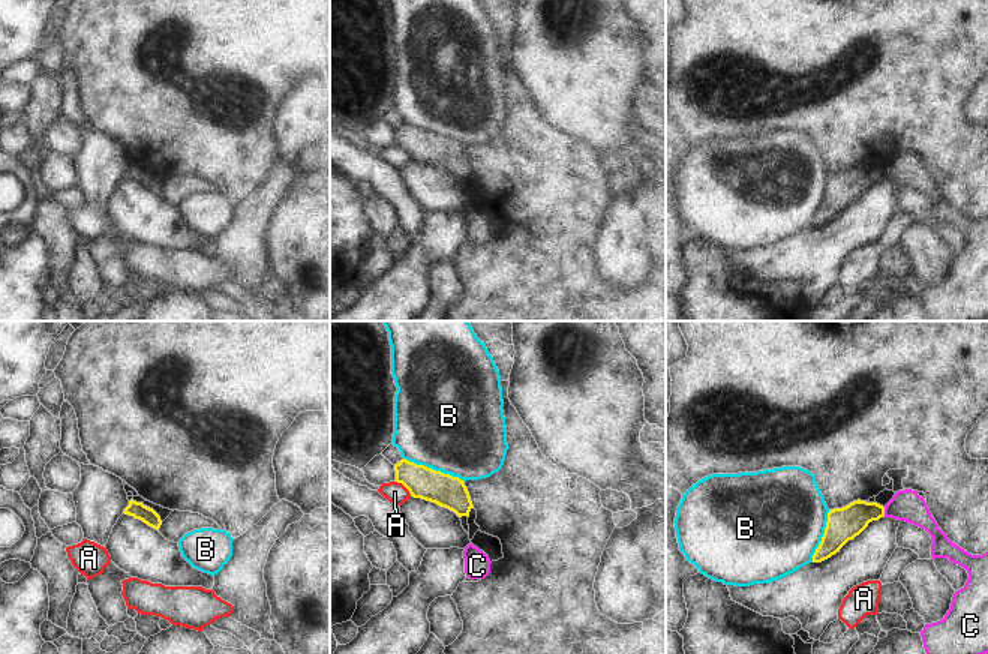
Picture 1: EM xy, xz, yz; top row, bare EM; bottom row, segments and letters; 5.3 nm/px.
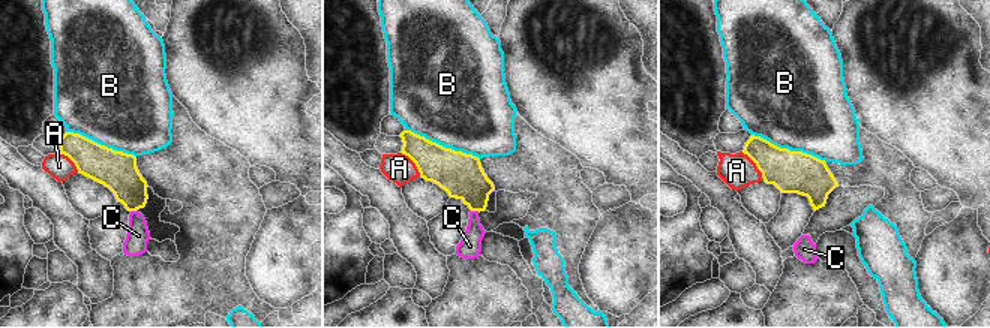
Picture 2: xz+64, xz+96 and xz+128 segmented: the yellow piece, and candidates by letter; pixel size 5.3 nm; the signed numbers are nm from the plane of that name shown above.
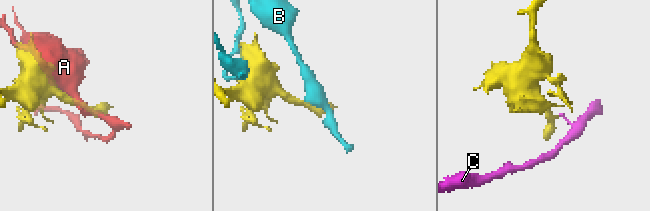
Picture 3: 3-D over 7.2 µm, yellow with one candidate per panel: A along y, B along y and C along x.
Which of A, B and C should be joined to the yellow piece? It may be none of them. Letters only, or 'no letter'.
no letter

